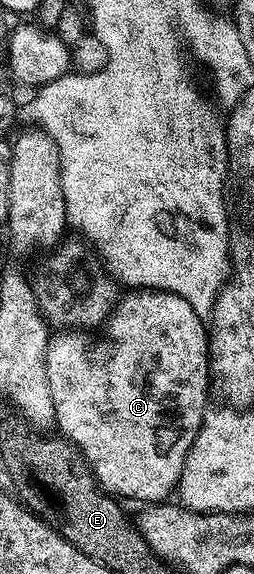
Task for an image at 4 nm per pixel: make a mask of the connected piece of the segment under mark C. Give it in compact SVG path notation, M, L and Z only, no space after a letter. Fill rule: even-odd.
M139 288L130 291L126 298L113 306L112 312L104 322L103 331L99 337L93 337L90 333L74 333L78 331L66 331L70 333L54 333L46 351L46 370L48 371L48 387L52 395L52 407L56 418L56 425L67 437L74 442L78 450L85 456L90 464L95 478L104 491L110 495L123 499L128 497L142 501L141 503L160 503L167 500L169 494L177 488L179 475L183 471L184 459L195 441L196 435L202 426L202 418L208 412L206 405L206 388L211 388L210 376L210 342L208 340L208 325L203 314L194 310L192 303L175 293L167 293L165 289Z

